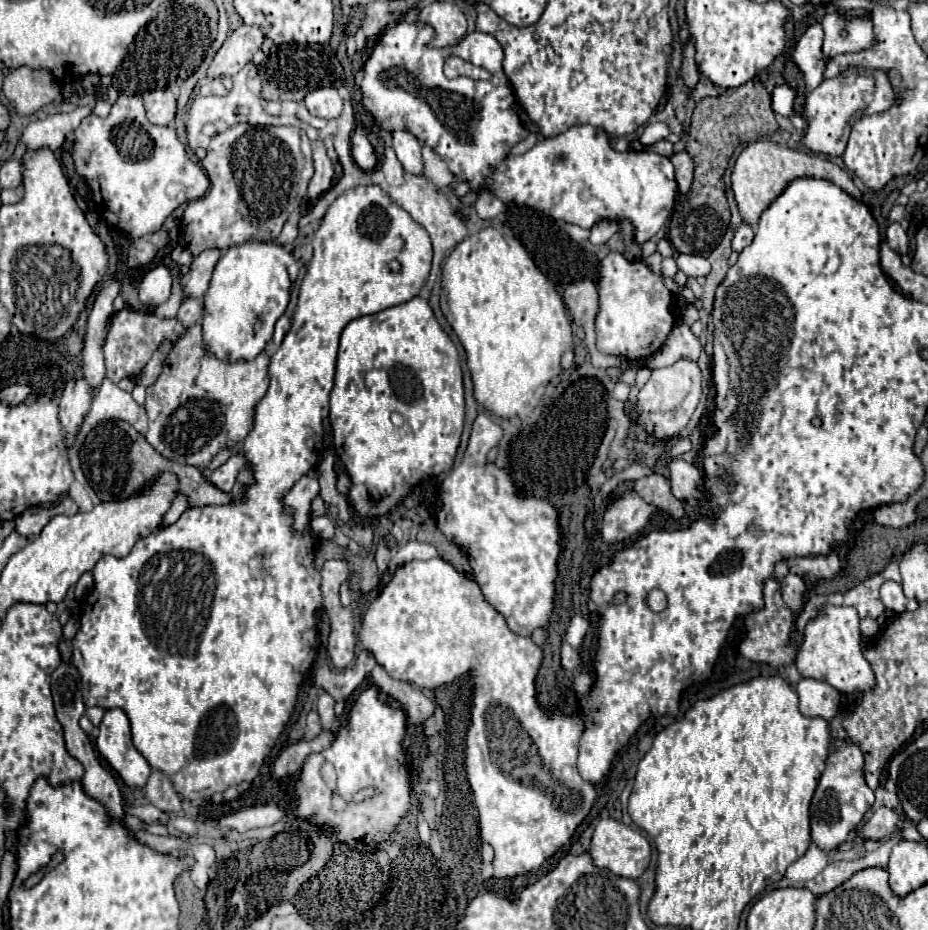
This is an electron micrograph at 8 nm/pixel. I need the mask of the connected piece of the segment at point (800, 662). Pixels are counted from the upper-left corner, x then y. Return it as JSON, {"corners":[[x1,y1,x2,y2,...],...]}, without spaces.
{"corners":[[826,605,824,615,810,621,804,629,804,641,800,645,796,667,802,677,826,681,840,693,866,693,876,687,876,677,870,663,862,655,860,647,860,617,854,607]]}

